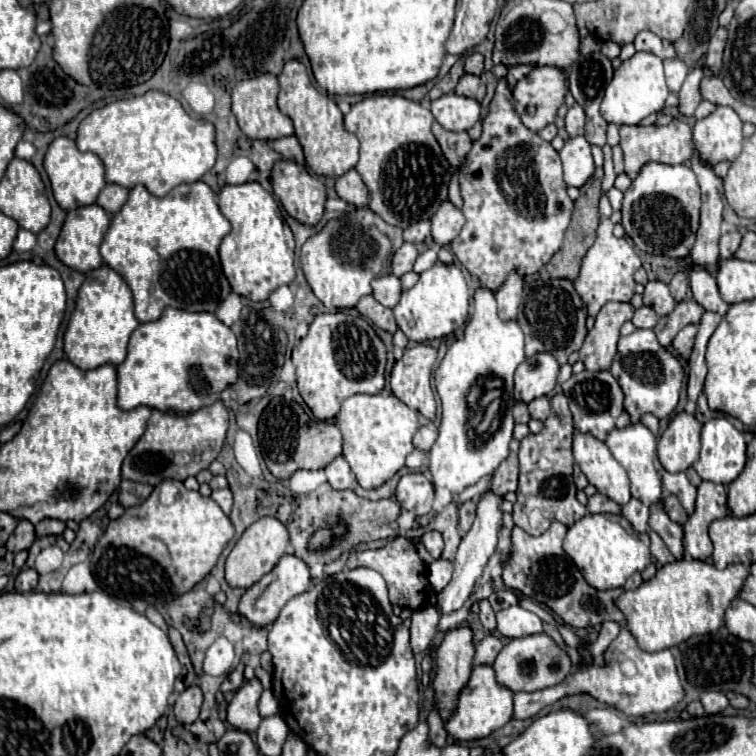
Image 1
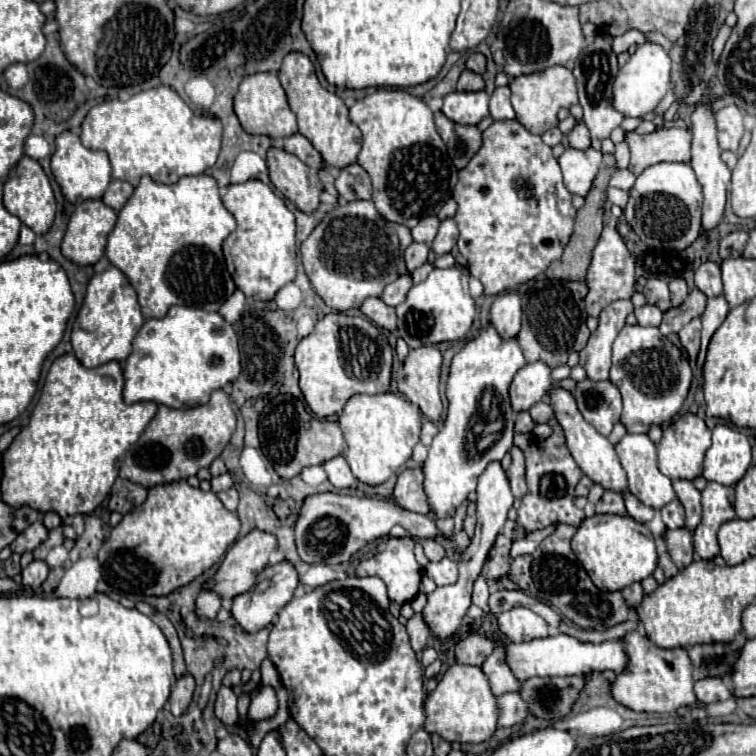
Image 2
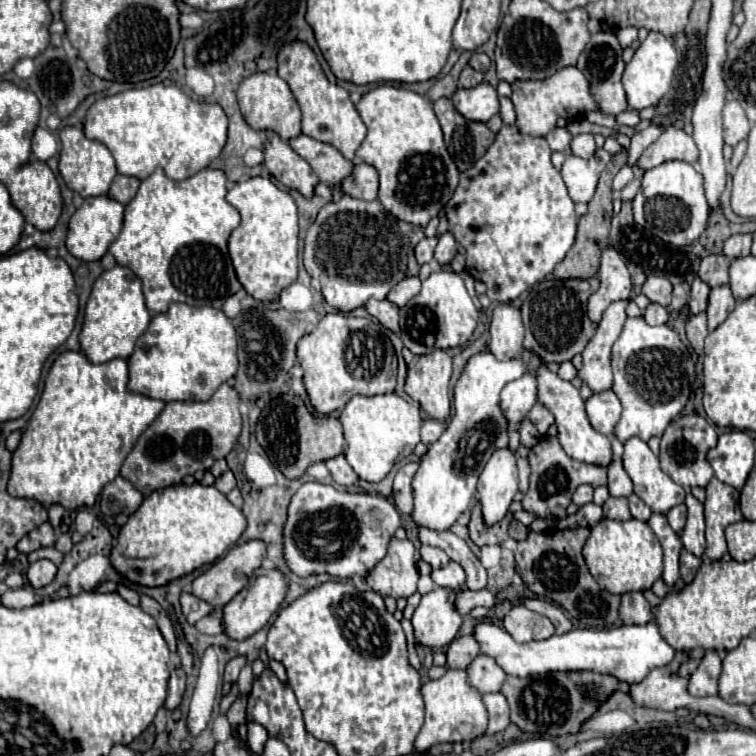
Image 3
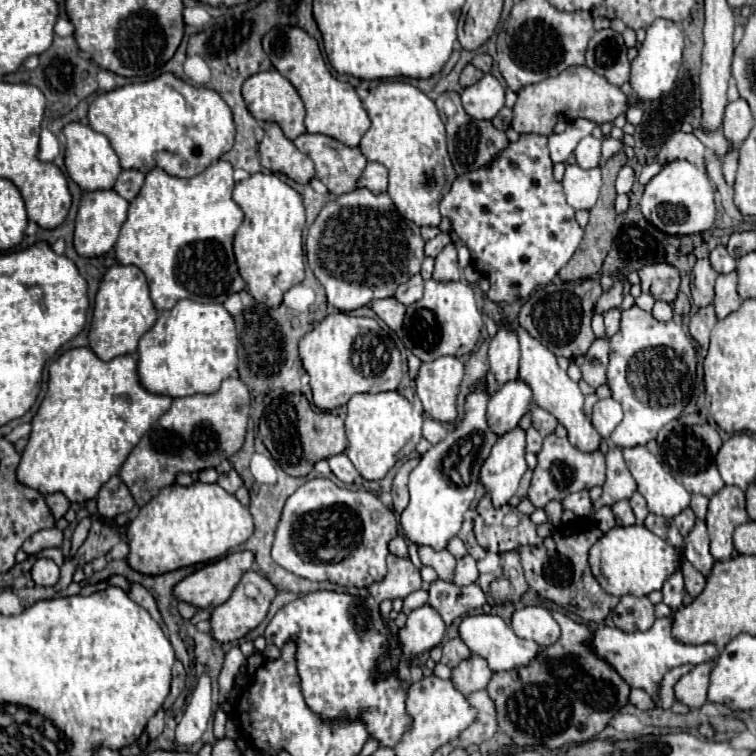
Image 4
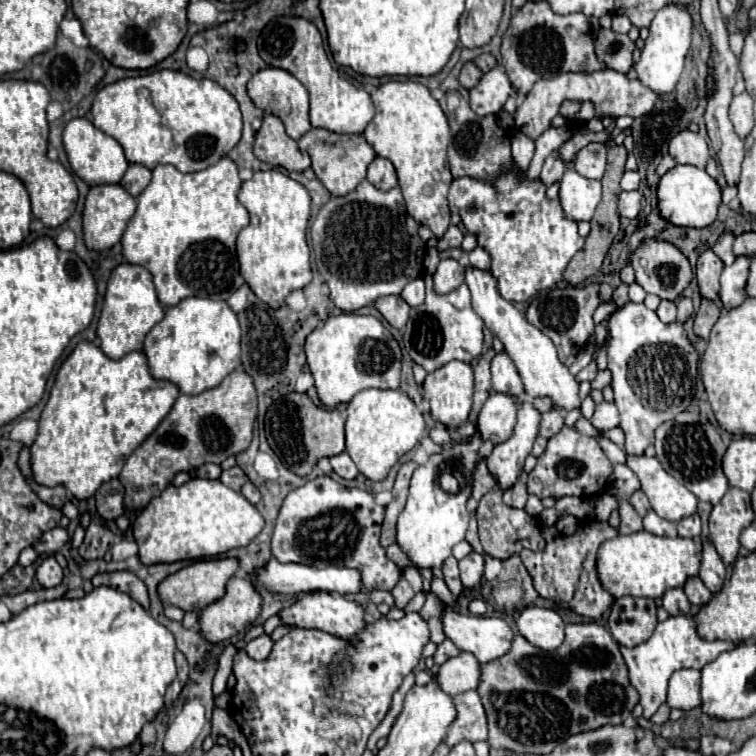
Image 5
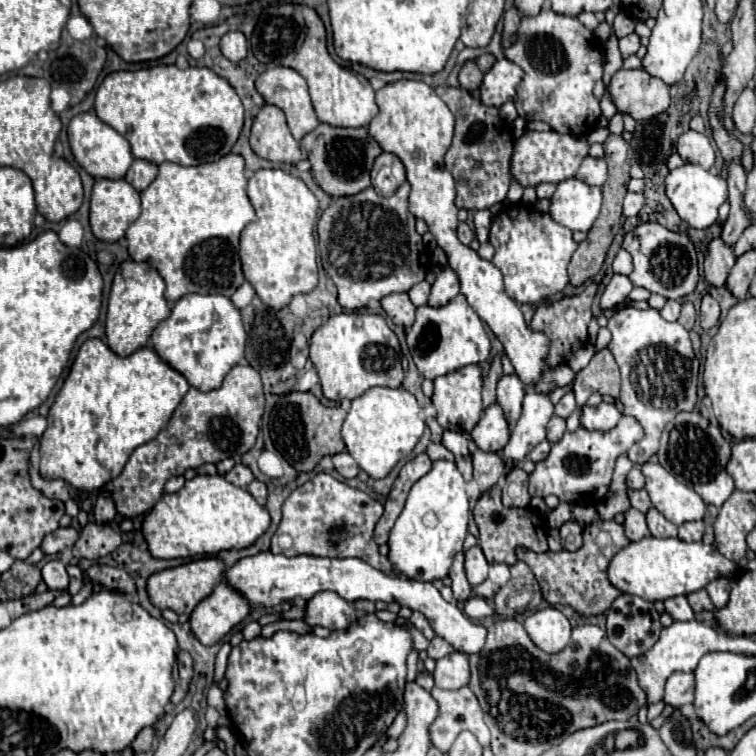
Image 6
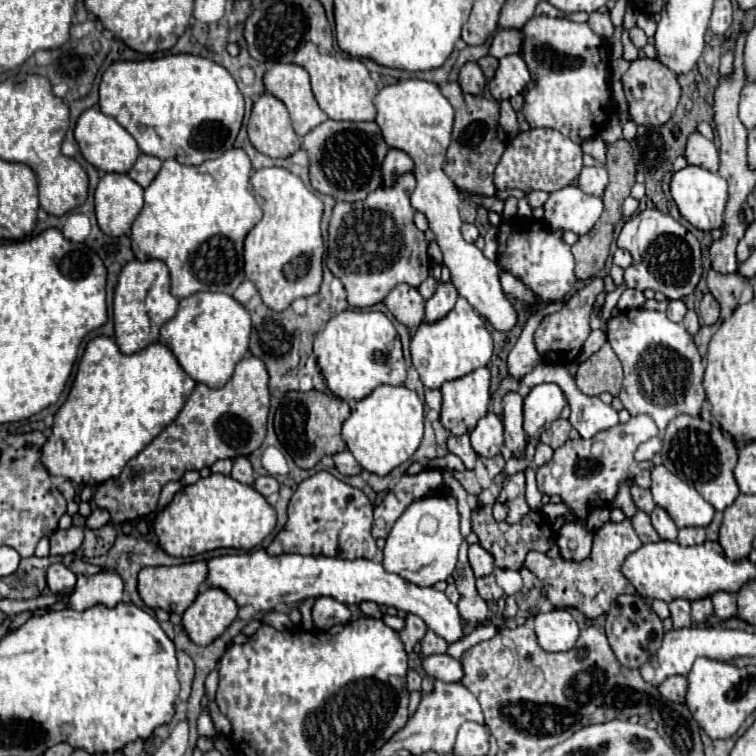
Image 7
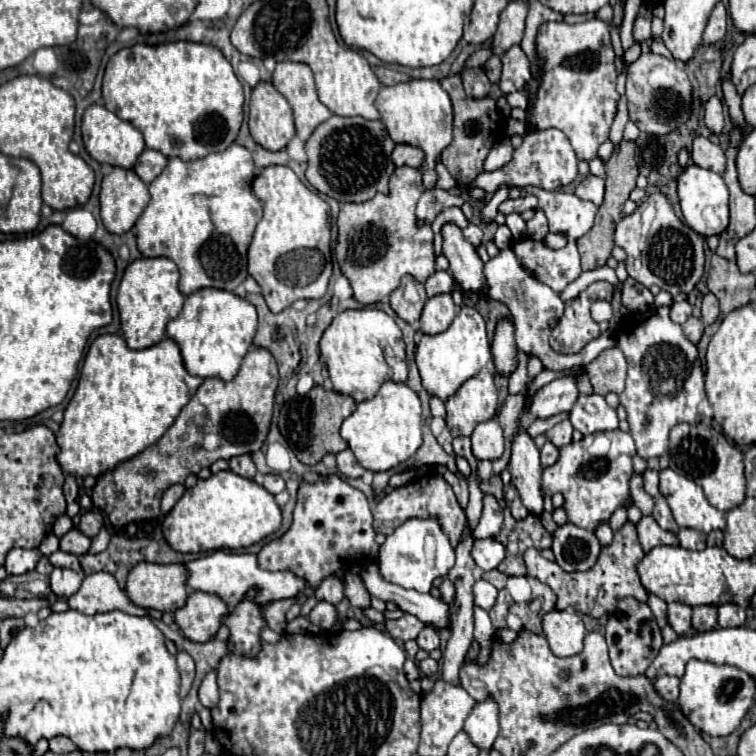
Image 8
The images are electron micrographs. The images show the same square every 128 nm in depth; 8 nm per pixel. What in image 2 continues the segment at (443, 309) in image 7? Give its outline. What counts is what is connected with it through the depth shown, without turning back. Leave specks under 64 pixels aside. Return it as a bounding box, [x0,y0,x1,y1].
[432,218,458,256]

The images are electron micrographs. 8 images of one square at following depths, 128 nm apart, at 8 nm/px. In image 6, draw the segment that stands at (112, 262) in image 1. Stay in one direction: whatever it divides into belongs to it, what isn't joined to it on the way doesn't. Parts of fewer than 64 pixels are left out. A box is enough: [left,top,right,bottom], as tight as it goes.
[126,154,256,302]

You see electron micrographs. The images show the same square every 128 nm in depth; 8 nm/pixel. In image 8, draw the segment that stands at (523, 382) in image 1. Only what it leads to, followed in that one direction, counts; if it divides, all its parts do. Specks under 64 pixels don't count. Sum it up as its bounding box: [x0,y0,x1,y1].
[472,418,504,460]

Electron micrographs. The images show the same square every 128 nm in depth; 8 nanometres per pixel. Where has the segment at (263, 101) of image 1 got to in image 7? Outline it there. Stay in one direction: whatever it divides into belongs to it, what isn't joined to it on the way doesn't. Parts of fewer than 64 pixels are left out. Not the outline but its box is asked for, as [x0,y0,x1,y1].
[264,62,328,136]

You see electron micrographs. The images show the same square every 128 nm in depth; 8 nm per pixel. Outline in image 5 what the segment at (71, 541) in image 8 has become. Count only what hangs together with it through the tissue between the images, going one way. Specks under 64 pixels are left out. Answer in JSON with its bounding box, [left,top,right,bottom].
[34,526,68,556]

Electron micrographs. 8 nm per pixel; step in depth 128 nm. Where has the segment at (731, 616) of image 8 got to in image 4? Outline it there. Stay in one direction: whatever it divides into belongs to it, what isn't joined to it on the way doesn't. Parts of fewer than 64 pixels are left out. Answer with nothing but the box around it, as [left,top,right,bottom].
[684,520,716,576]

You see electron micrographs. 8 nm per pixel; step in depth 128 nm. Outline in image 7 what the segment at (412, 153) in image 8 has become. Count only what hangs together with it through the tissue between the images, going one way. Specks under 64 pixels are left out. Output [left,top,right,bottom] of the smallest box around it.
[382,150,414,186]

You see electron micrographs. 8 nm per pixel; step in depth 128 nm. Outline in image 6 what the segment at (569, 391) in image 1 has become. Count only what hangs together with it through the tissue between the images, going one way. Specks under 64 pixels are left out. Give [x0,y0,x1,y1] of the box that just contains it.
[580,404,620,430]

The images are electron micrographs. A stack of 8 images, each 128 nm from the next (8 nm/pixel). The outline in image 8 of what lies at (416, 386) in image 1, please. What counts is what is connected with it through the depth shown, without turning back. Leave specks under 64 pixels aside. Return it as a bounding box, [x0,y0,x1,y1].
[446,368,498,436]

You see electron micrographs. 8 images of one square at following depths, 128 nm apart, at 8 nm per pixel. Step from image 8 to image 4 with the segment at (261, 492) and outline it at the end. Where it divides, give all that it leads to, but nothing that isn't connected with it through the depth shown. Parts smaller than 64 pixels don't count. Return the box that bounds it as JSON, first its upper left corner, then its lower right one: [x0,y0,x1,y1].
[128,484,252,574]

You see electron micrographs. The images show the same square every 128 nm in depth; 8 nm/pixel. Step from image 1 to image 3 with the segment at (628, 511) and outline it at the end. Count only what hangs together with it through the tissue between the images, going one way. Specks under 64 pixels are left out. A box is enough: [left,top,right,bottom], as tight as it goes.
[628,494,650,522]

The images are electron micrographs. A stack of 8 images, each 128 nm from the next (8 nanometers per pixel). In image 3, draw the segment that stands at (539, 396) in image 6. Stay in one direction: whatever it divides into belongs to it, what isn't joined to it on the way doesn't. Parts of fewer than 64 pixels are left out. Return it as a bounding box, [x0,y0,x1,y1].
[478,448,518,524]

